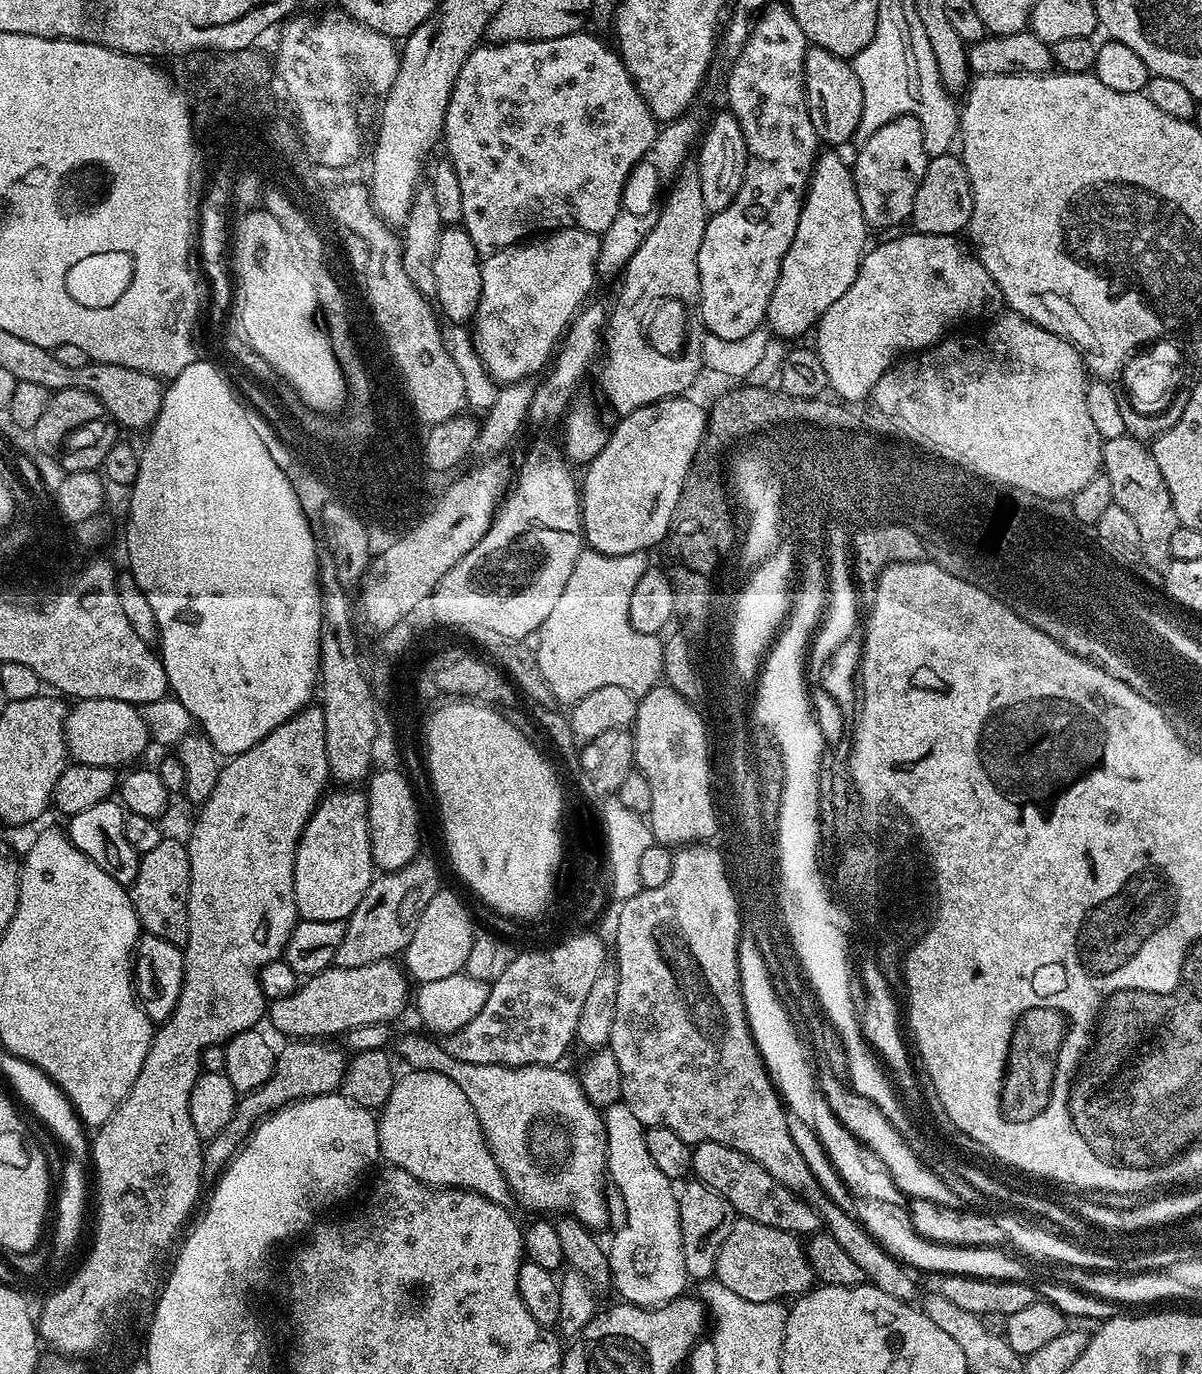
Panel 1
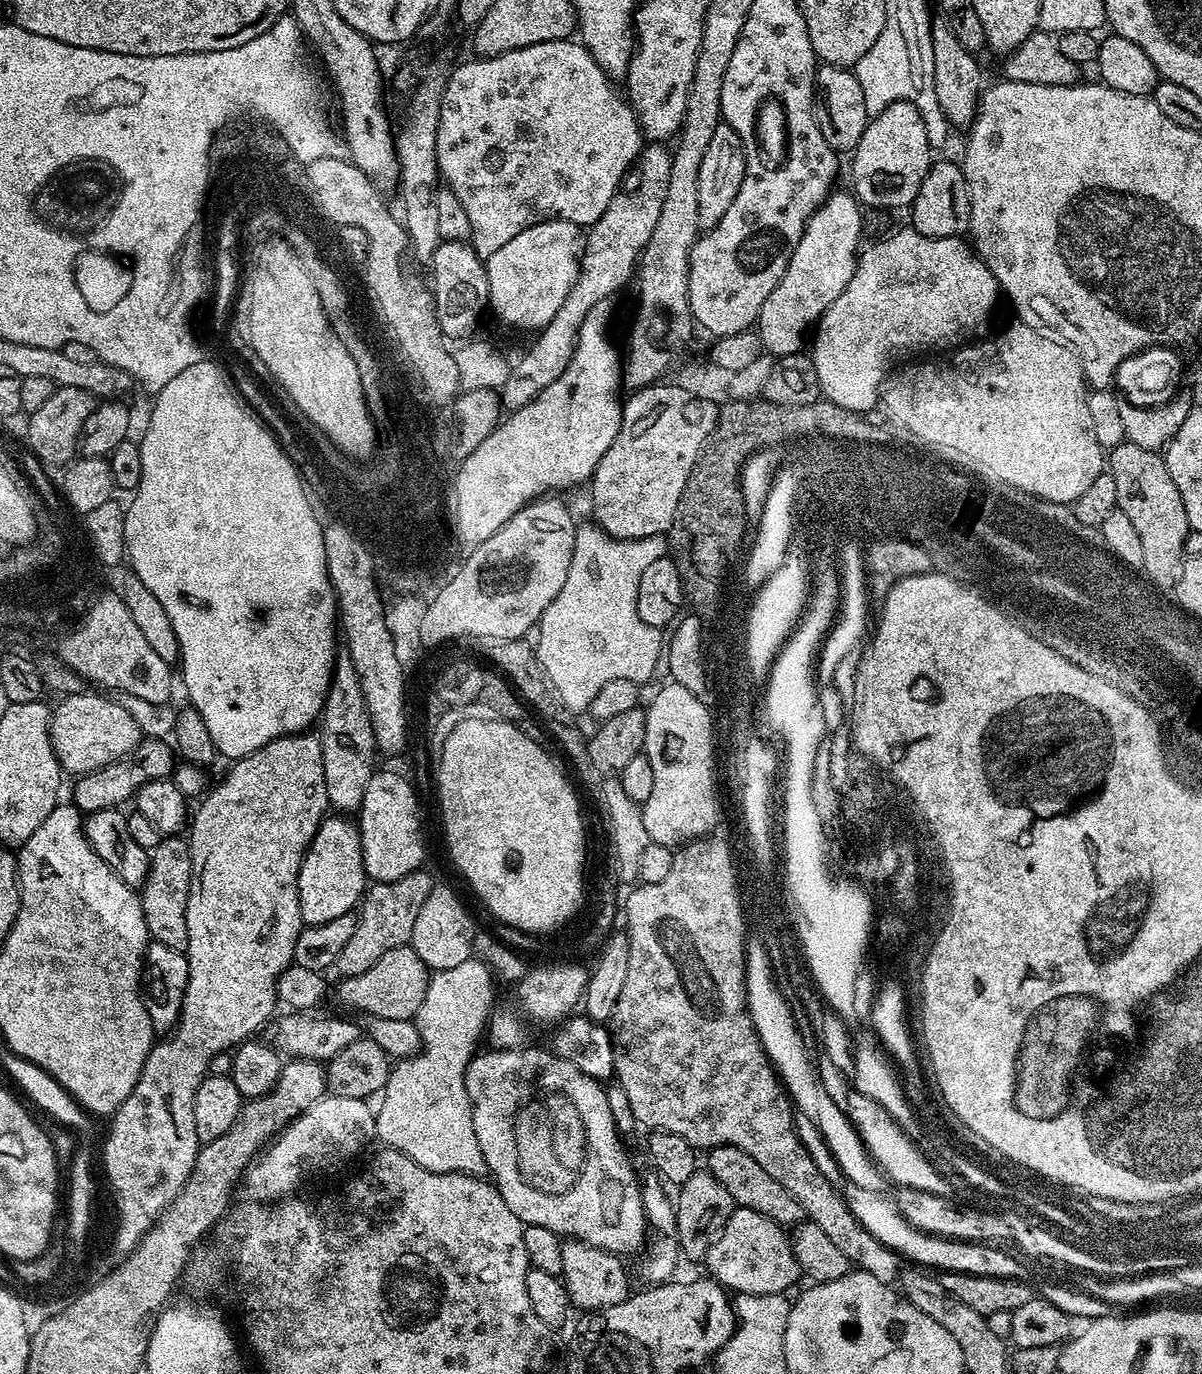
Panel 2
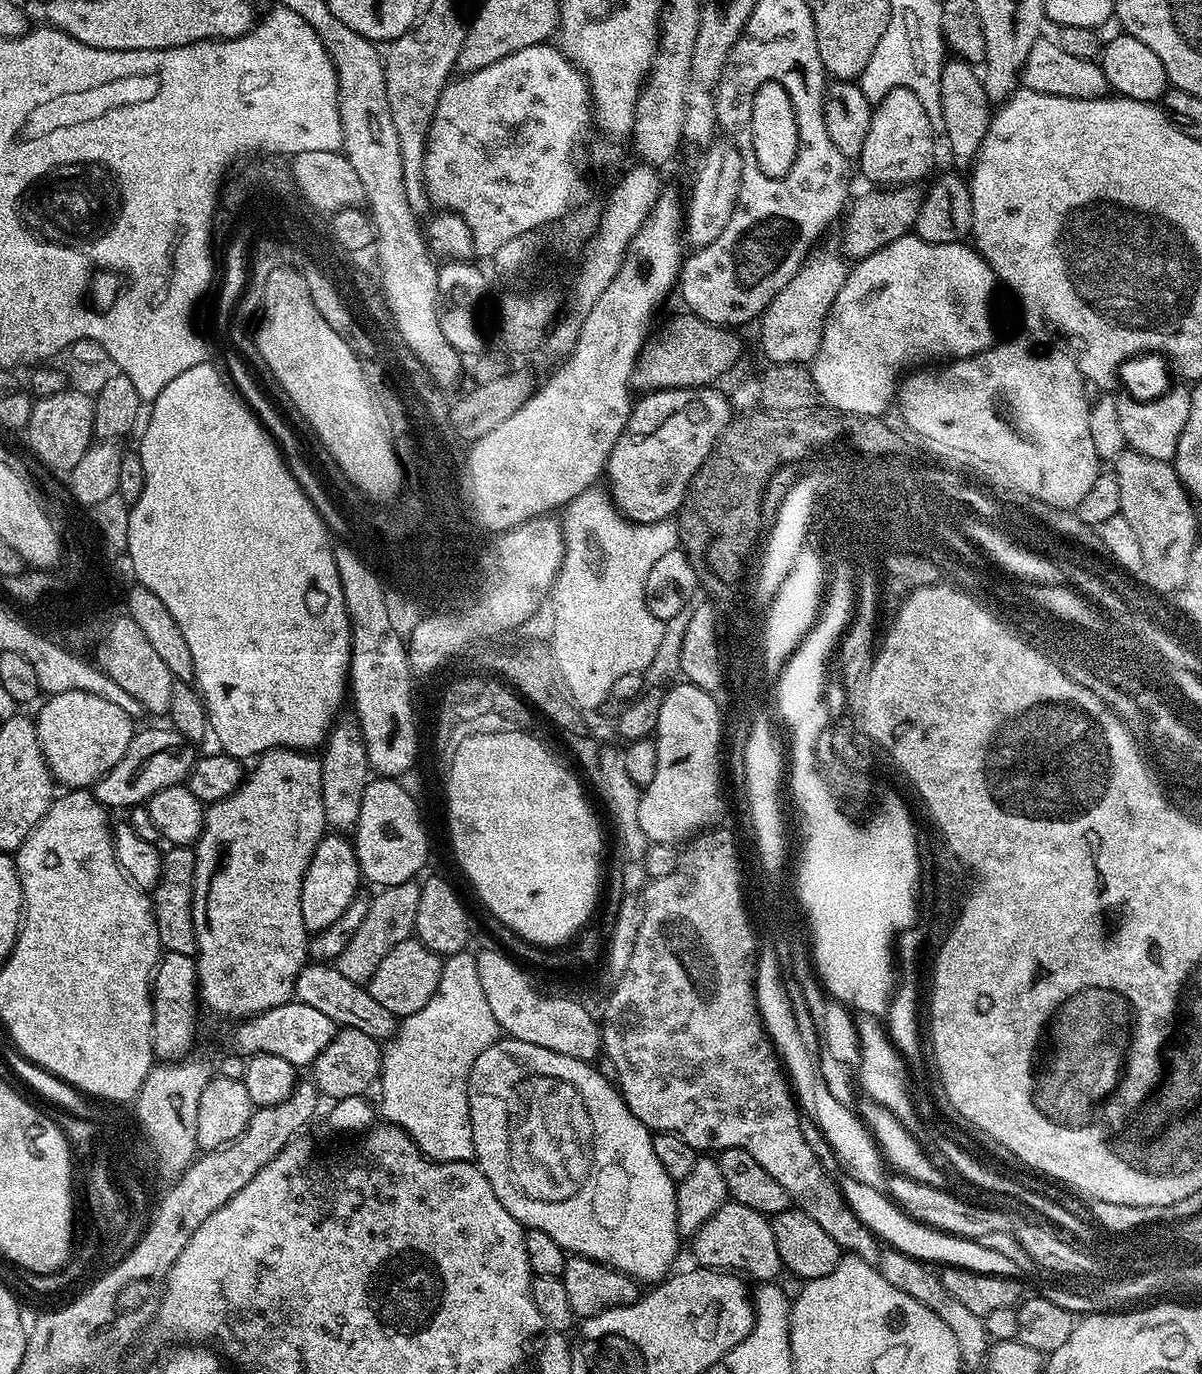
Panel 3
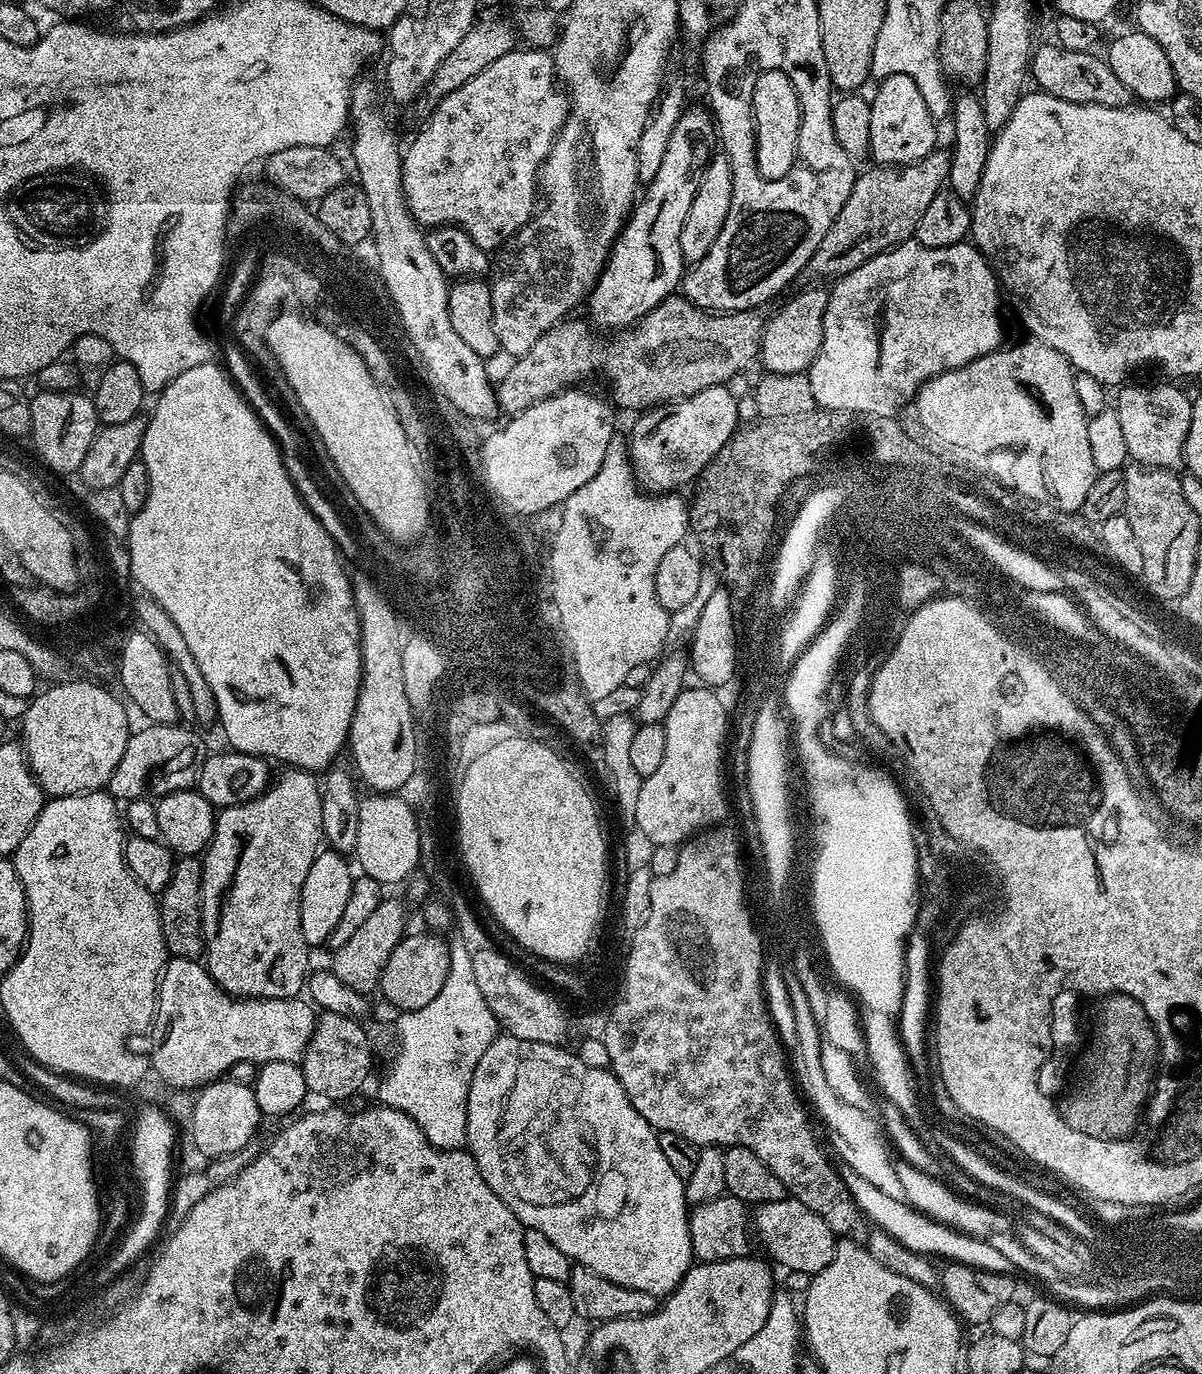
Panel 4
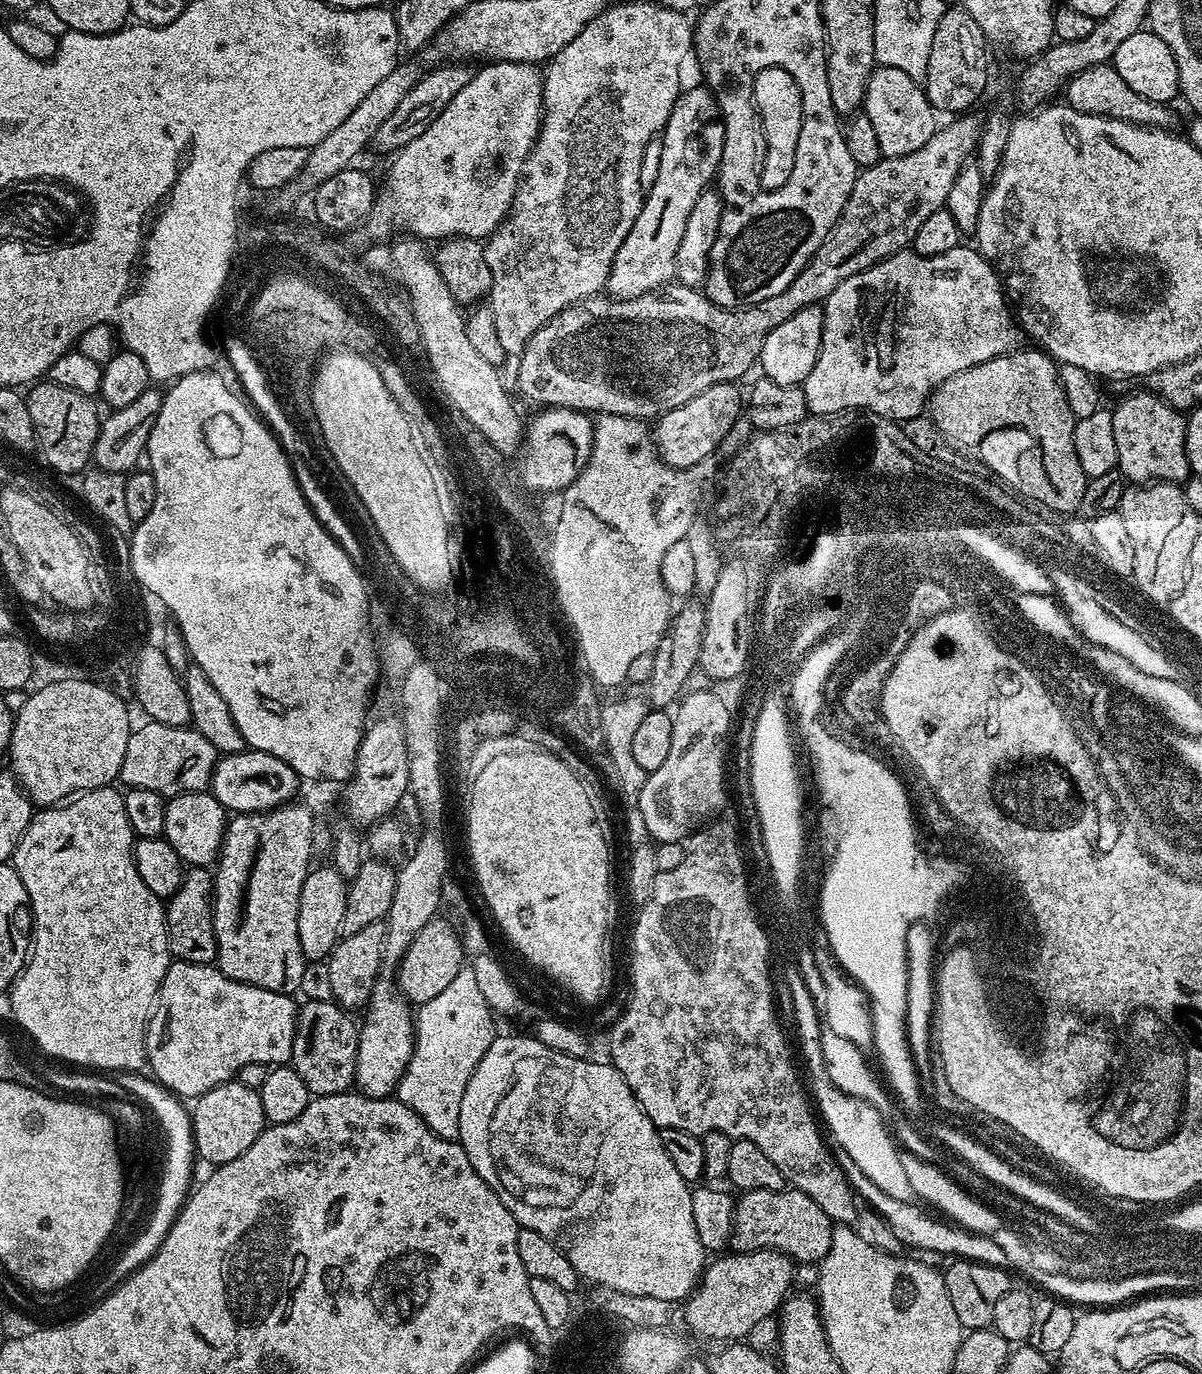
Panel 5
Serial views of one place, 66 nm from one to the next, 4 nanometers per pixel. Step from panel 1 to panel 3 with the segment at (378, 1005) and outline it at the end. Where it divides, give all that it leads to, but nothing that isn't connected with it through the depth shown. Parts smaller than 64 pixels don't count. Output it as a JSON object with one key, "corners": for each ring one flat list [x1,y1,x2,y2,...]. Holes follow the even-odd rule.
{"corners":[[409,938,398,942,382,962,378,962,378,970,374,970,371,980,366,987,381,1006,386,1006,390,1014,395,1018,403,1018,422,1010,430,998,438,990,440,981,441,957,430,951,427,946,416,938]]}

